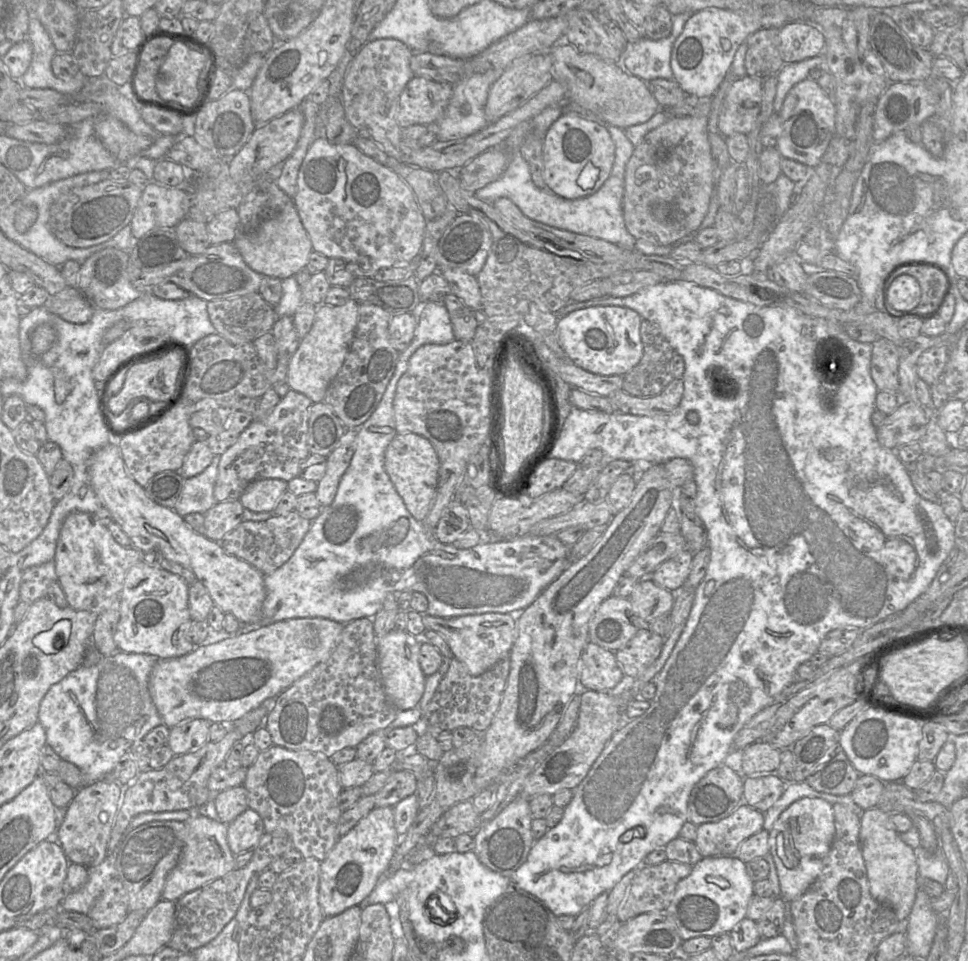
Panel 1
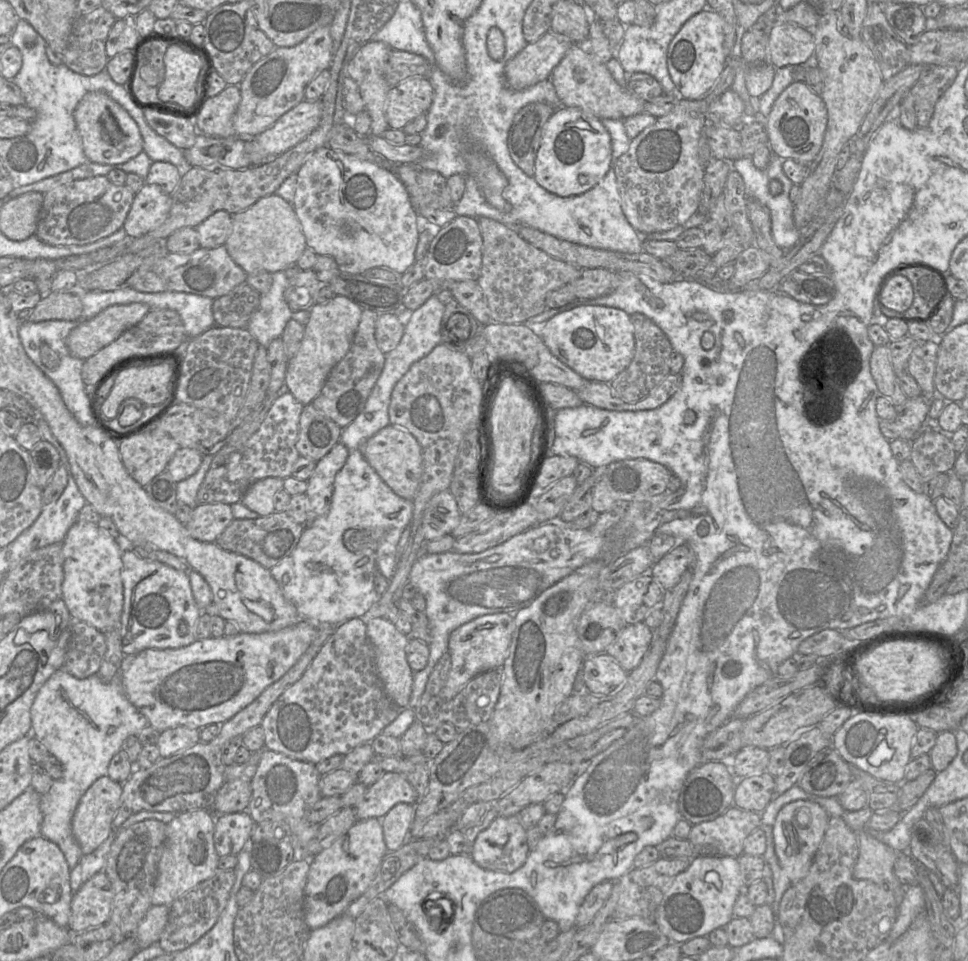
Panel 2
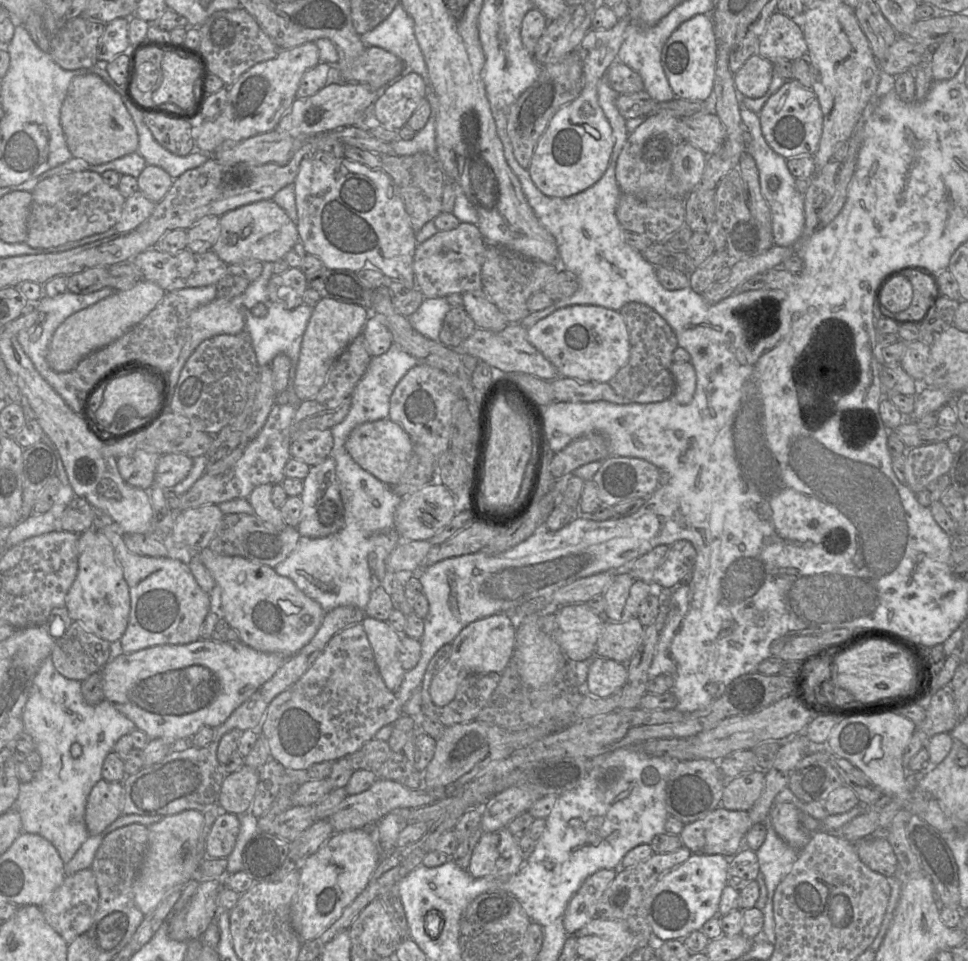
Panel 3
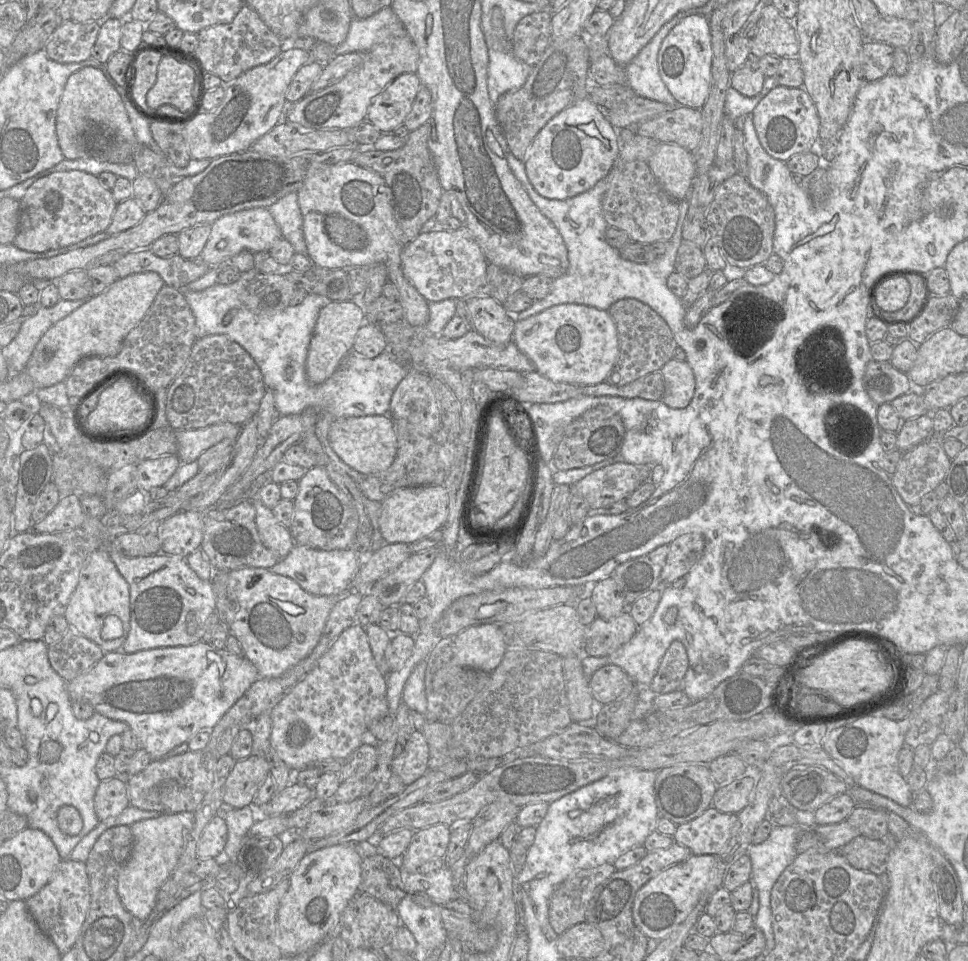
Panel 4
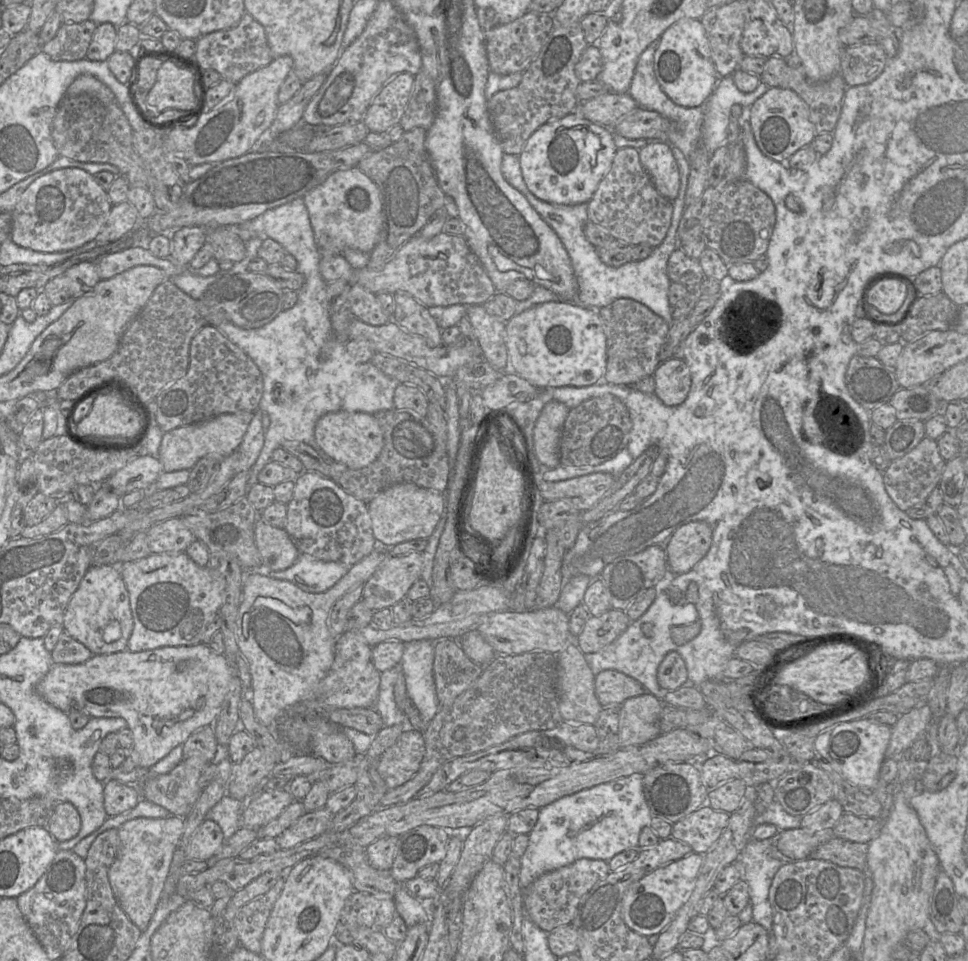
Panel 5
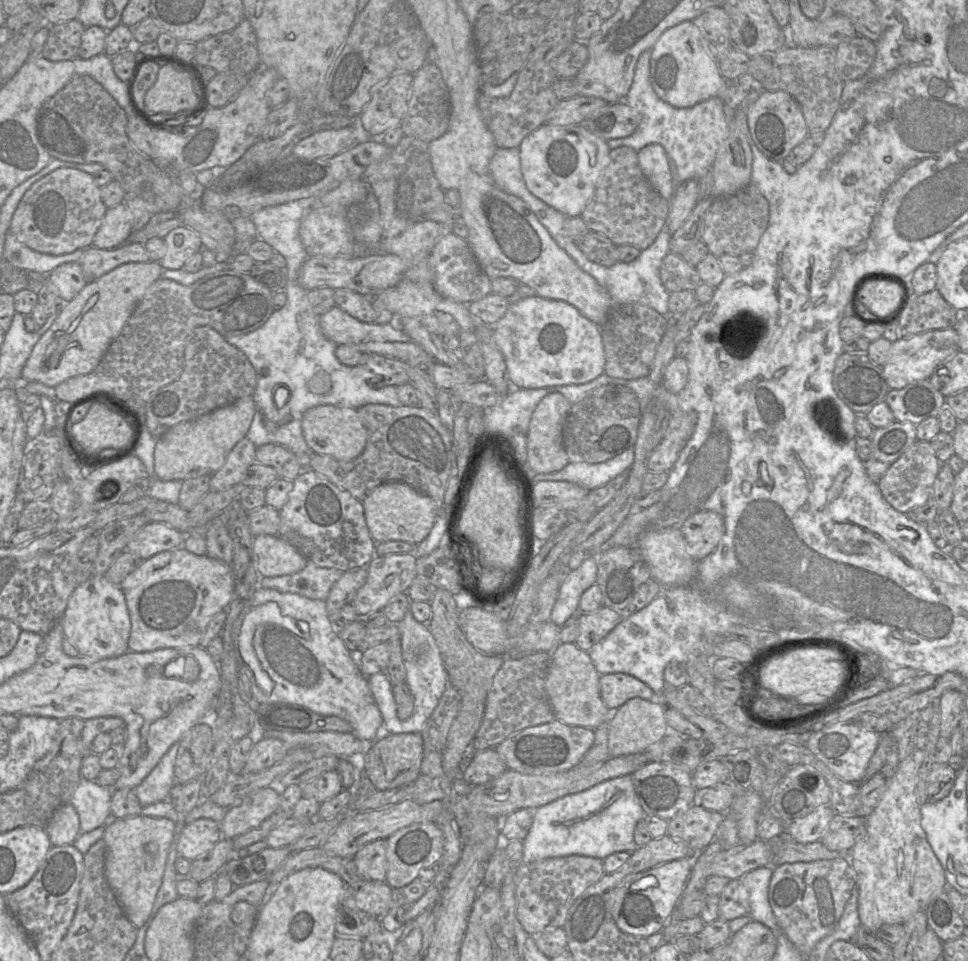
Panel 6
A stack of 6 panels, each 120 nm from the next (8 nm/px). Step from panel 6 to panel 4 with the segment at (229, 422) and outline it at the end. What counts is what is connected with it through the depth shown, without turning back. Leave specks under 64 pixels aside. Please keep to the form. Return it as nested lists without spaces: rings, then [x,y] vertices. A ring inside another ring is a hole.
[[[221,423],[196,430],[175,430],[177,456],[181,464],[197,461],[200,455],[224,439],[236,441],[243,425]]]

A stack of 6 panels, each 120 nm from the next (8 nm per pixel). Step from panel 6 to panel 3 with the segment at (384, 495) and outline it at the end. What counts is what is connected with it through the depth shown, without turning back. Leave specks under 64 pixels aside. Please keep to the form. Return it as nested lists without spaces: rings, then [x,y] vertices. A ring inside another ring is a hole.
[[[432,481],[402,497],[394,513],[394,524],[402,541],[429,540],[447,526],[457,514],[457,500],[451,491],[439,481]]]

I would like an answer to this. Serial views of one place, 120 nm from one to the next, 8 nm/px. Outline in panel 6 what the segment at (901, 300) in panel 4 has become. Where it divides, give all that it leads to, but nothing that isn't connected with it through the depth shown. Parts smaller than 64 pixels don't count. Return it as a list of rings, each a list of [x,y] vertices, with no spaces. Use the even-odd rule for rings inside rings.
[[[870,278],[858,288],[859,301],[876,316],[890,314],[898,305],[900,286],[890,280]]]

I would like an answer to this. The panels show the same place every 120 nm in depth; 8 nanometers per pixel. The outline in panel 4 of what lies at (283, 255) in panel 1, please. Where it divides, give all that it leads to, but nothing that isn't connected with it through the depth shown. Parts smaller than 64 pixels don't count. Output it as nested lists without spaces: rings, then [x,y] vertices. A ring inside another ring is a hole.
[[[268,208],[245,209],[227,214],[211,225],[210,236],[199,256],[210,267],[216,267],[223,260],[230,259],[242,251],[268,252],[275,241],[282,238],[281,231]]]

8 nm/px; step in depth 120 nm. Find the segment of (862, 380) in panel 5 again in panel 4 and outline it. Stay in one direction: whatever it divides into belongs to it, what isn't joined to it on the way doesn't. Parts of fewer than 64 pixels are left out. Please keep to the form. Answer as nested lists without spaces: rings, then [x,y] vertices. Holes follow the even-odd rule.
[[[871,359],[864,375],[864,388],[871,400],[880,405],[890,403],[898,396],[913,390],[908,375],[896,369],[889,361]]]

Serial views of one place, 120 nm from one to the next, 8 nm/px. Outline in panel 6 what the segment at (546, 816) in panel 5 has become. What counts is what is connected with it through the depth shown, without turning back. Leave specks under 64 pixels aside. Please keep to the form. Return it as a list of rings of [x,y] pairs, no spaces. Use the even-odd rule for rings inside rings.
[[[632,775],[605,780],[533,810],[532,826],[523,839],[521,862],[531,863],[570,855],[603,860],[616,852],[632,853],[638,847],[634,841],[635,826],[643,821],[644,816]]]

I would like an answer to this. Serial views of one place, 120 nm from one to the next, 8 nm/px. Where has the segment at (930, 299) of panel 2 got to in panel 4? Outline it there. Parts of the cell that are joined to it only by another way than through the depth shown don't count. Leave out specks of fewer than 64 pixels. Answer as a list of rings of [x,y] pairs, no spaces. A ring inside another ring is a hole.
[[[906,273],[904,274],[904,278],[906,278],[910,284],[910,295],[903,308],[895,312],[886,312],[881,310],[874,303],[873,299],[871,300],[873,313],[885,323],[908,321],[916,313],[918,313],[921,308],[925,289],[923,275],[919,275],[916,273]]]

